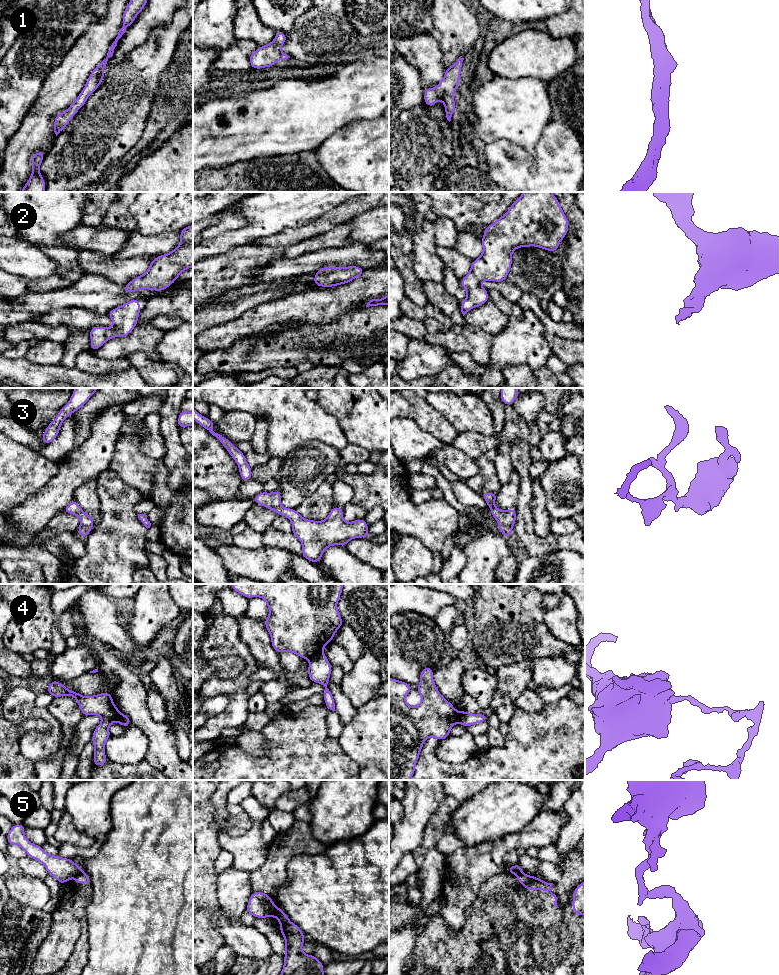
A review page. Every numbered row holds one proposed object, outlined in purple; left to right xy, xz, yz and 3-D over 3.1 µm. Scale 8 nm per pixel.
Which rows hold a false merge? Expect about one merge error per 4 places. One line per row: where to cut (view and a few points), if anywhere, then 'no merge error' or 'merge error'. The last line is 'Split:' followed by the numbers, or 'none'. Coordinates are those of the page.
1: cut none; no merge error
2: cut none; no merge error
3: cut none; no merge error
4: cut xz (321, 650), (310, 659); merge error
5: cut xz (276, 908), (271, 915); merge error
Split: 4, 5

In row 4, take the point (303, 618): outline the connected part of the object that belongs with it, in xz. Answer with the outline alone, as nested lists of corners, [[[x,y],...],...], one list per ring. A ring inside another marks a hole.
[[[231,584],[232,589],[250,599],[260,597],[267,602],[269,617],[263,622],[277,653],[292,652],[311,659],[330,642],[343,626],[337,603],[343,584]]]

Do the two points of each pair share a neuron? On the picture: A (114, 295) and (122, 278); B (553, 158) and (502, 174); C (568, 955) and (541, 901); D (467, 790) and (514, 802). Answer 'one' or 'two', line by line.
A: two
B: one
C: one
D: two

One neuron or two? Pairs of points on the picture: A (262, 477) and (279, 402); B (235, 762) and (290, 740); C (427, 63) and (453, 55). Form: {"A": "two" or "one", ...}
{"A": "two", "B": "one", "C": "two"}

